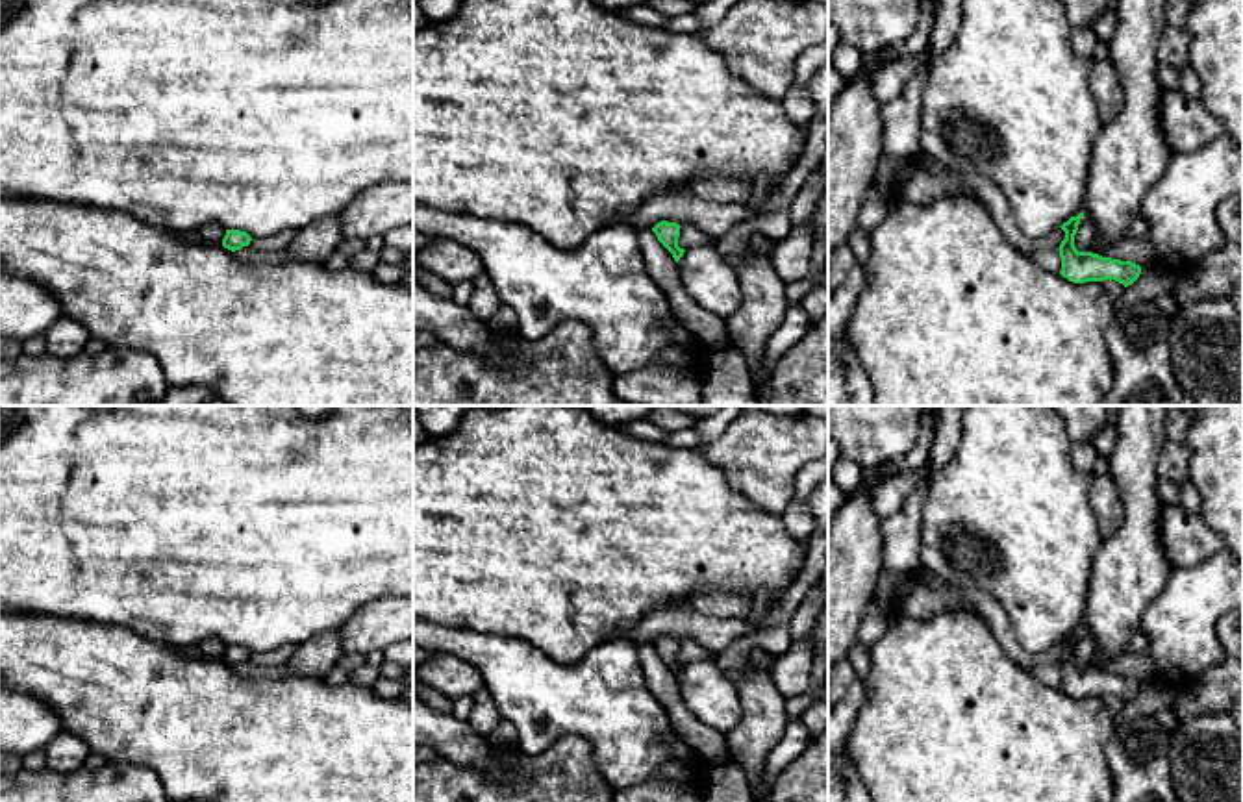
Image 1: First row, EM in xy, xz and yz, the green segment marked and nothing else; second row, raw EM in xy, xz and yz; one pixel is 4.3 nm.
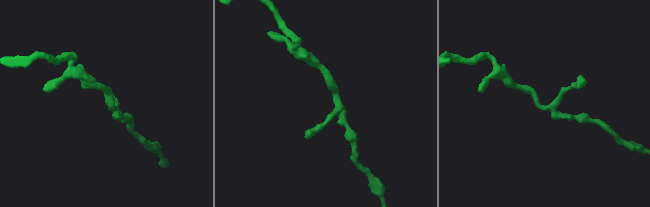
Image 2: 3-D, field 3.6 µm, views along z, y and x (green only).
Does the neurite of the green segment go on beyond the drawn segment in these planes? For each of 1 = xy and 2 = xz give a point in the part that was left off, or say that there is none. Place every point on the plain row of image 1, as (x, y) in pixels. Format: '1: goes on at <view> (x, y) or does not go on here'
1: does not go on here
2: does not go on here

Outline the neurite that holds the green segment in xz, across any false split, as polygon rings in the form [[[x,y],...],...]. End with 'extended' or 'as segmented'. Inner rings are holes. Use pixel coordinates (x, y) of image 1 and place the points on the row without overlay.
[[[661,635],[652,643],[658,656],[672,669],[676,678],[685,667],[684,663],[678,661],[680,643],[682,643],[680,639],[667,635]]] | as segmented

